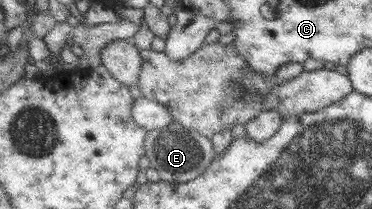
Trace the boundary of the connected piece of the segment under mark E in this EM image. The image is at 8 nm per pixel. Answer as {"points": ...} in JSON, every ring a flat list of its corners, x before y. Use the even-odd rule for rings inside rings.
{"points":[[171,122,167,127,149,131,145,138,146,156,150,165,159,171,163,181,185,183,201,175,215,159,211,139,193,129,185,129,180,123]]}

